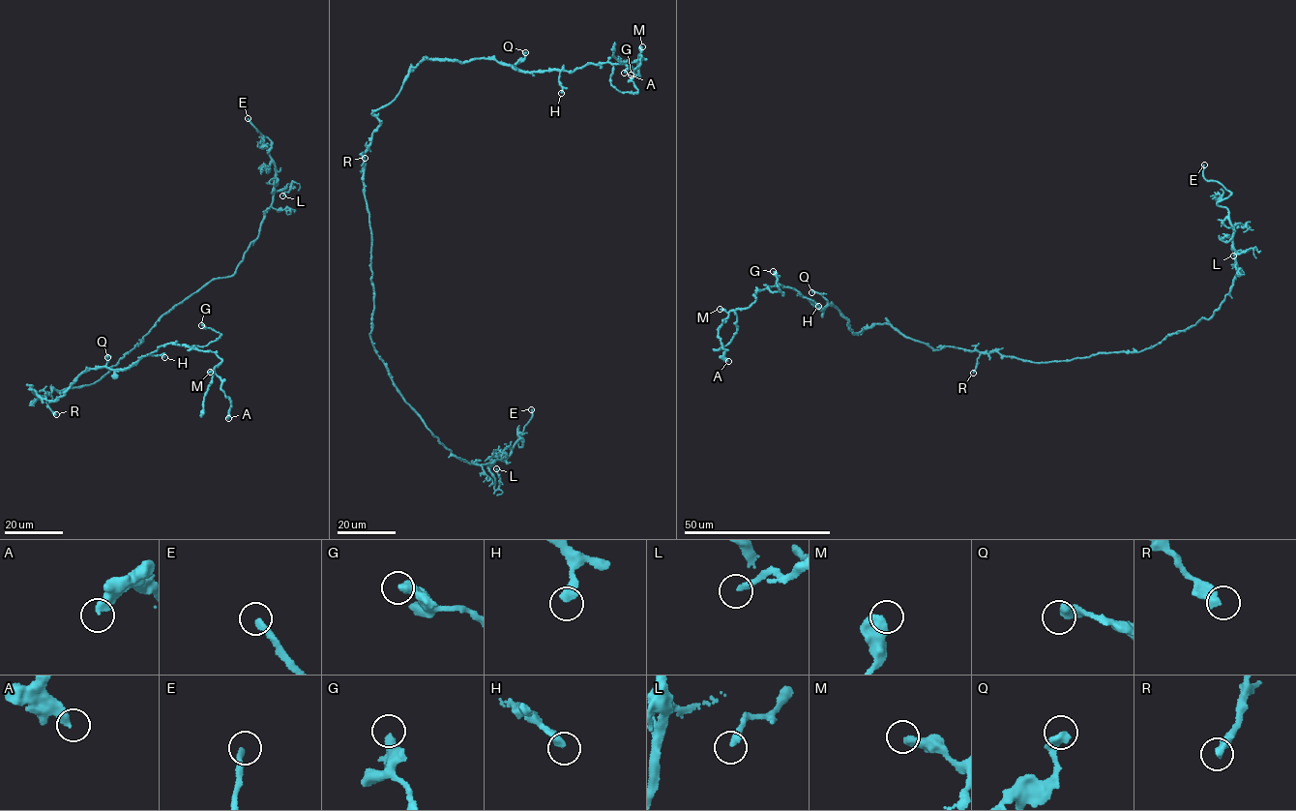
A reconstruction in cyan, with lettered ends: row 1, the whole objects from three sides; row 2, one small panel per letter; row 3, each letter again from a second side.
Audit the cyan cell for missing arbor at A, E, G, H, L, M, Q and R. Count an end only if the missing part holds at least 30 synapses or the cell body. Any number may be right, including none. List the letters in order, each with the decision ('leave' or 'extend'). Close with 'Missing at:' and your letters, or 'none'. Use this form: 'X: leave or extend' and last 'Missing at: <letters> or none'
A: leave
E: extend
G: leave
H: leave
L: leave
M: leave
Q: leave
R: leave
Missing at: E

